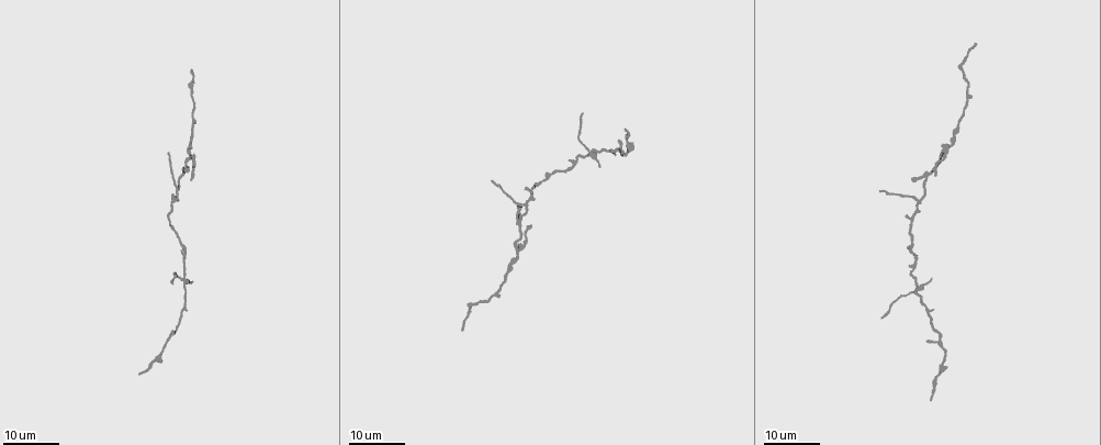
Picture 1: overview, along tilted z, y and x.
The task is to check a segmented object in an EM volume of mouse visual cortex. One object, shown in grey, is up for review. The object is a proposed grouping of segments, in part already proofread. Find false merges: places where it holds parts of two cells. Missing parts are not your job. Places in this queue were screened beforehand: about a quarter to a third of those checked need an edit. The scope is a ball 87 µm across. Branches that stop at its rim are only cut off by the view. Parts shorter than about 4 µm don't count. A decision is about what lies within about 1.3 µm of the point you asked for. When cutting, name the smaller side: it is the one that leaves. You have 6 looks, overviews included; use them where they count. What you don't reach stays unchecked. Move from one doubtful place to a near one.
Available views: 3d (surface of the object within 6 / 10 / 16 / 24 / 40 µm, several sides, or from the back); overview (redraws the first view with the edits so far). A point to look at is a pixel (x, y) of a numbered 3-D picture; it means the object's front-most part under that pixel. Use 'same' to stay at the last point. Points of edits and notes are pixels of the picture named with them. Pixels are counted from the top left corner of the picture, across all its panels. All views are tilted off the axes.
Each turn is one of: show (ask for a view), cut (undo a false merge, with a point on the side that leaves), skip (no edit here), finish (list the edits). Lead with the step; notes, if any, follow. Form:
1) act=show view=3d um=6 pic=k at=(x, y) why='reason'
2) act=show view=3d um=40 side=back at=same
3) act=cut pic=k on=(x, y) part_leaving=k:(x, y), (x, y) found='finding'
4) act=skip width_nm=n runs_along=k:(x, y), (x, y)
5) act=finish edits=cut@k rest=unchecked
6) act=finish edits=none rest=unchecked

act=show view=3d um=16 pic=1 at=(526, 208) why='three-way junction'

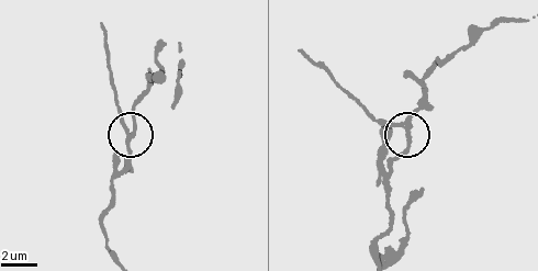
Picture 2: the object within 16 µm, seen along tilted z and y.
act=show view=3d um=6 pic=2 at=(129, 133)

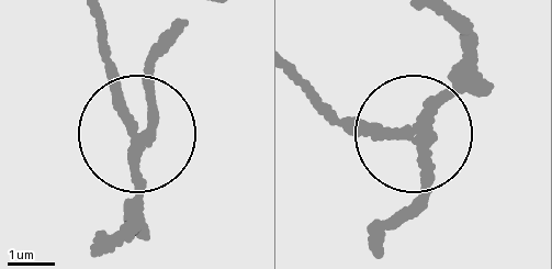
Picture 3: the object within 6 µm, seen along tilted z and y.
act=cut pic=3 on=(110, 65) width_nm=200 part_leaving=3:(131, 131), (112, 89), (103, 13) found='two cells meet here'

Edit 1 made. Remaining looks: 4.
act=show view=overview

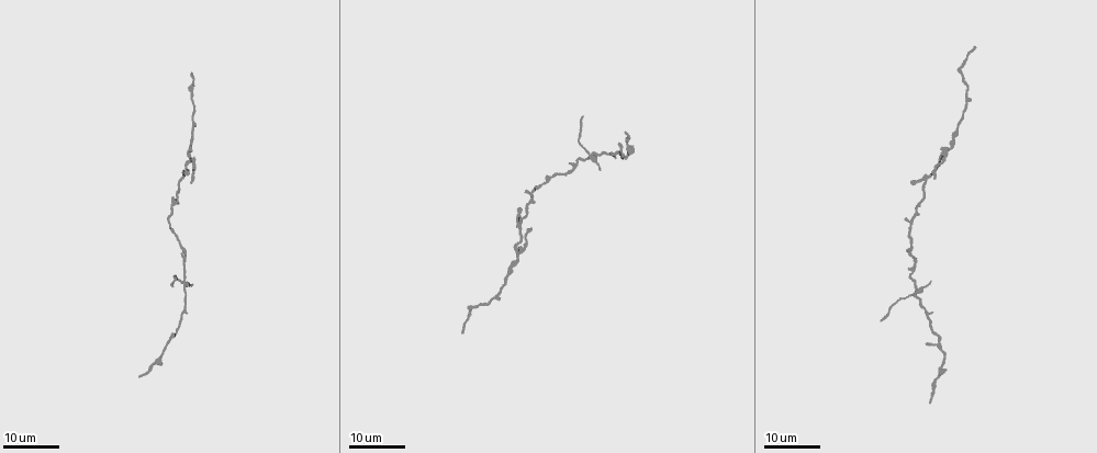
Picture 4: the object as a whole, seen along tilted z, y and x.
act=show view=3d um=16 pic=4 at=(192, 161) why='arms part here'

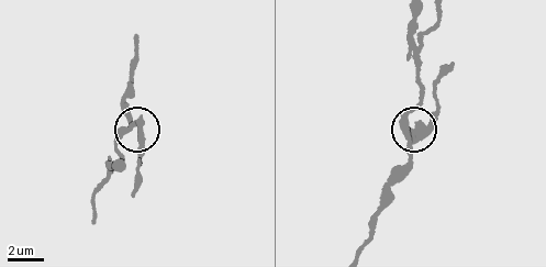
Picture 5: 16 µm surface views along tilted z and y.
act=show view=3d um=6 pic=5 at=(140, 122)

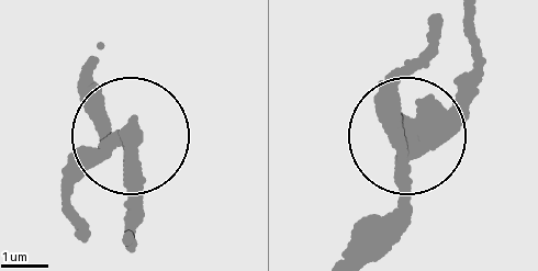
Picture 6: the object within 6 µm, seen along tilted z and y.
act=show view=3d um=6 side=back pic=6 at=(414, 137)

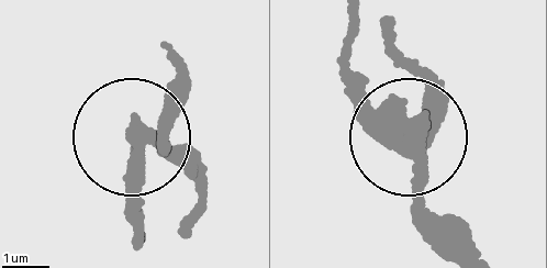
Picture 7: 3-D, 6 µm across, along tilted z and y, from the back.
act=cut pic=7 on=(389, 108) arms=3 found='two cells meet here'

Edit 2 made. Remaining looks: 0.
act=finish edits=cut@3,cut@7 rest=unchecked

